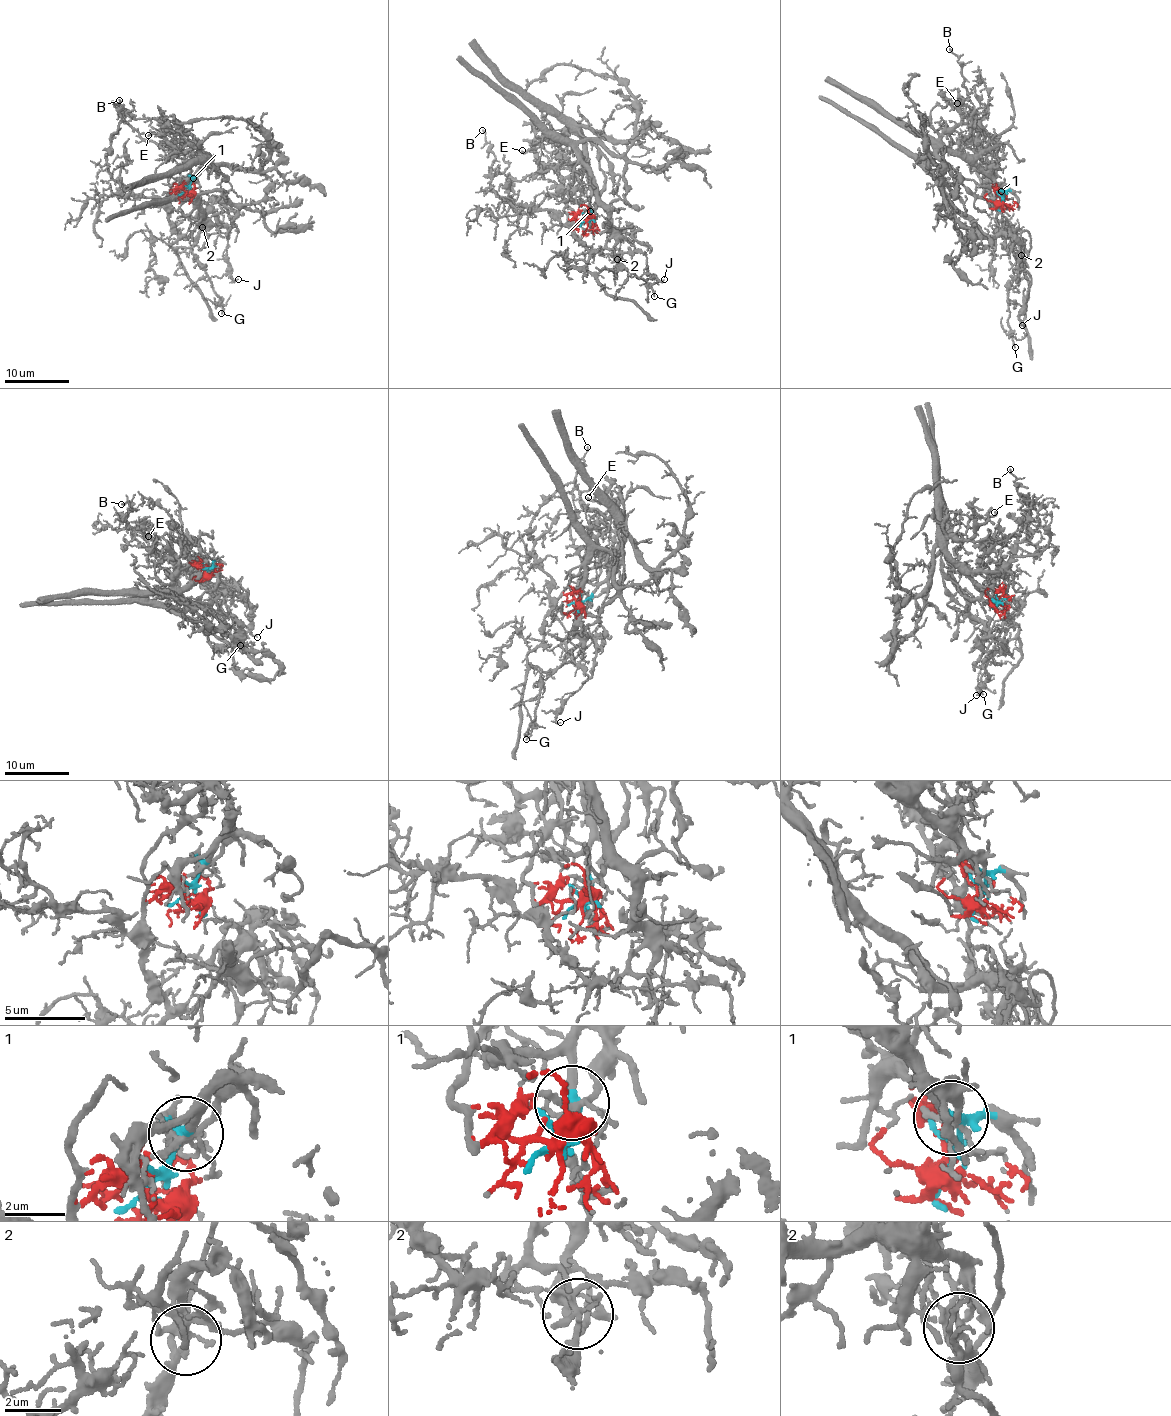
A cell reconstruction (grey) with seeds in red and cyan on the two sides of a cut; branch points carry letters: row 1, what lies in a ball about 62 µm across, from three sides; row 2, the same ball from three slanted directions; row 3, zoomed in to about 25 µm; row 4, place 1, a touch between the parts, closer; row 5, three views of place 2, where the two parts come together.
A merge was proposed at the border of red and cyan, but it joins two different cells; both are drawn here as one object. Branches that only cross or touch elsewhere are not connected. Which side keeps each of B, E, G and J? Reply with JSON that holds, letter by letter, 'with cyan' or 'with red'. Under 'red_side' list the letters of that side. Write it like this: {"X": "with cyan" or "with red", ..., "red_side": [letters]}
{"B": "with red", "E": "with cyan", "G": "with red", "J": "with red", "red_side": ["B", "G", "J"]}

